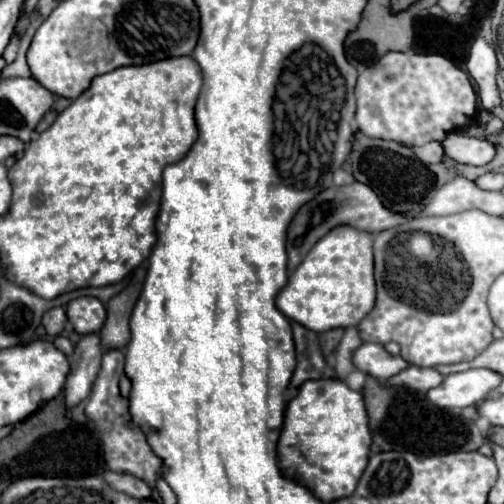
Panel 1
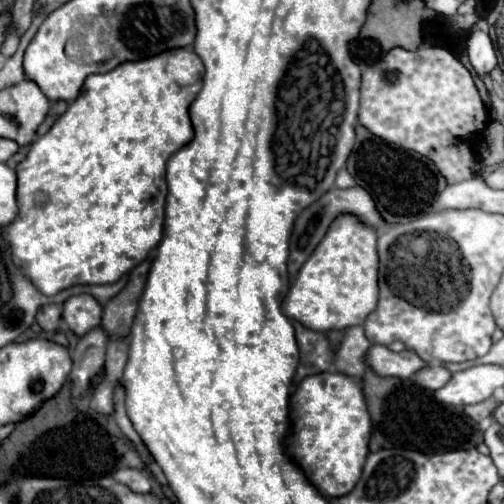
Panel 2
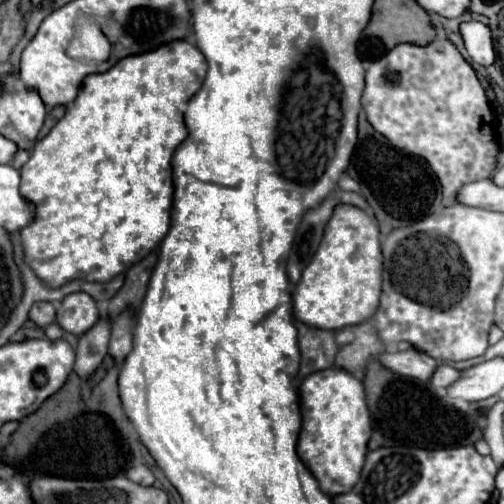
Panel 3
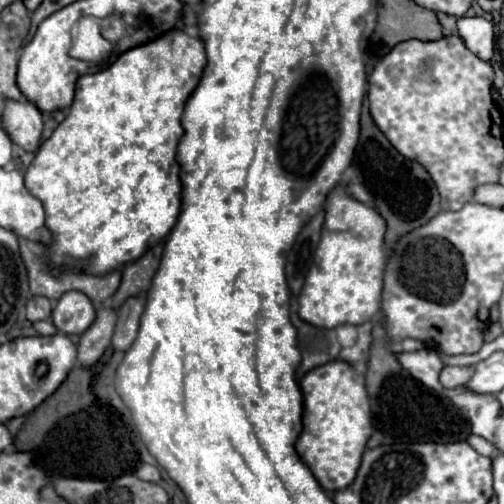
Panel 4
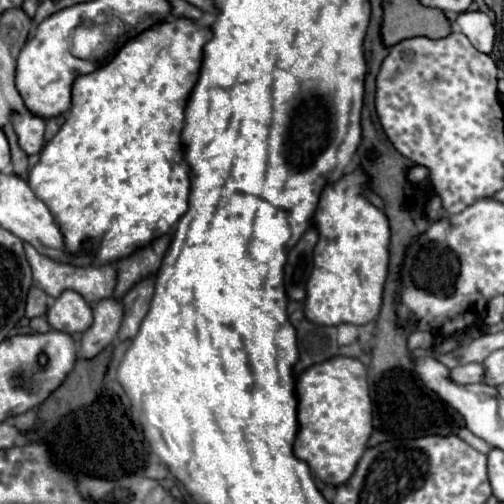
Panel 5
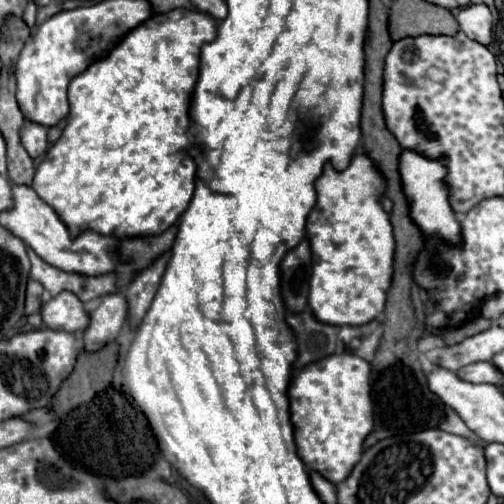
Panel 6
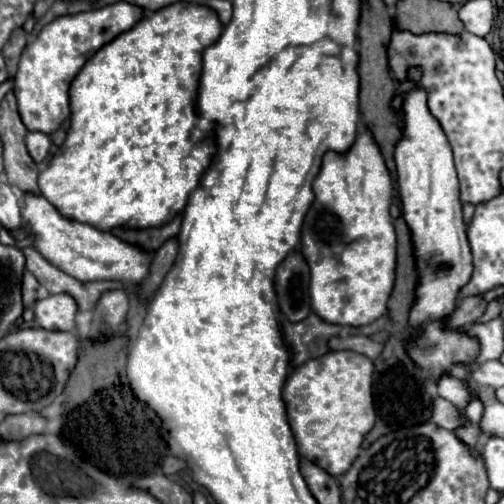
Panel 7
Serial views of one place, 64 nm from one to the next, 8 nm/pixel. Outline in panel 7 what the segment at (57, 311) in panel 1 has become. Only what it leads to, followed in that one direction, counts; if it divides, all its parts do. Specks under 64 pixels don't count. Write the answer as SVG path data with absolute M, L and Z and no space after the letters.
M26 272L24 274L24 284L22 284L22 298L24 298L24 306L26 308L32 308L36 304L38 286L40 286L40 282L30 272Z

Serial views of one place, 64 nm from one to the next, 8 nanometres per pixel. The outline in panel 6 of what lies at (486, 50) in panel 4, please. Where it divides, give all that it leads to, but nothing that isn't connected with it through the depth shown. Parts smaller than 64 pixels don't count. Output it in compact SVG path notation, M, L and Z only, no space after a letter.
M472 4L458 12L456 22L460 30L478 44L488 46L492 42L492 14L484 4Z

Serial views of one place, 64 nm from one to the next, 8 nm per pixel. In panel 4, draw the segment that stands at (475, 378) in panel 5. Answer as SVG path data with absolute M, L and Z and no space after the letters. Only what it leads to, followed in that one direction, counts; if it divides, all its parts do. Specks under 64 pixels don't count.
M444 366L440 372L440 384L444 388L454 388L454 386L462 386L464 382L470 380L474 368L460 368L460 366Z

